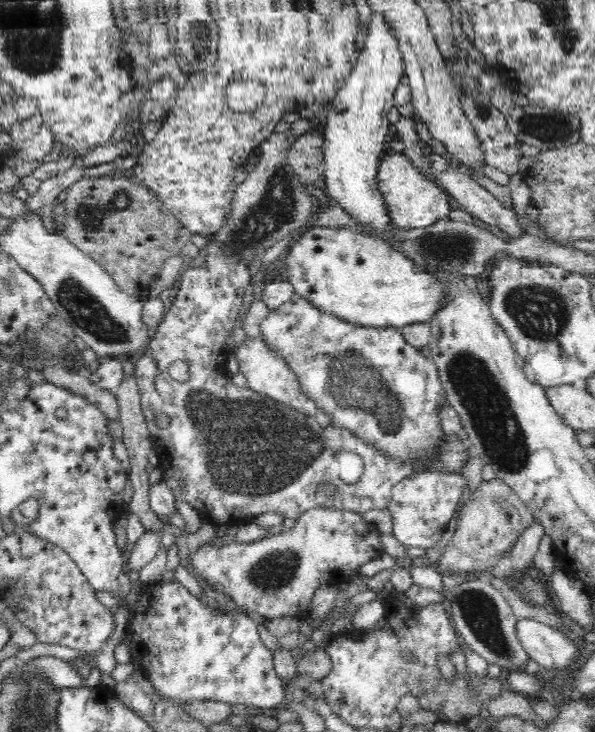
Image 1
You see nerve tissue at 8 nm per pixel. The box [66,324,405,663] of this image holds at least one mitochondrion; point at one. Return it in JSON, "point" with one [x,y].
{"point":[236,434]}

